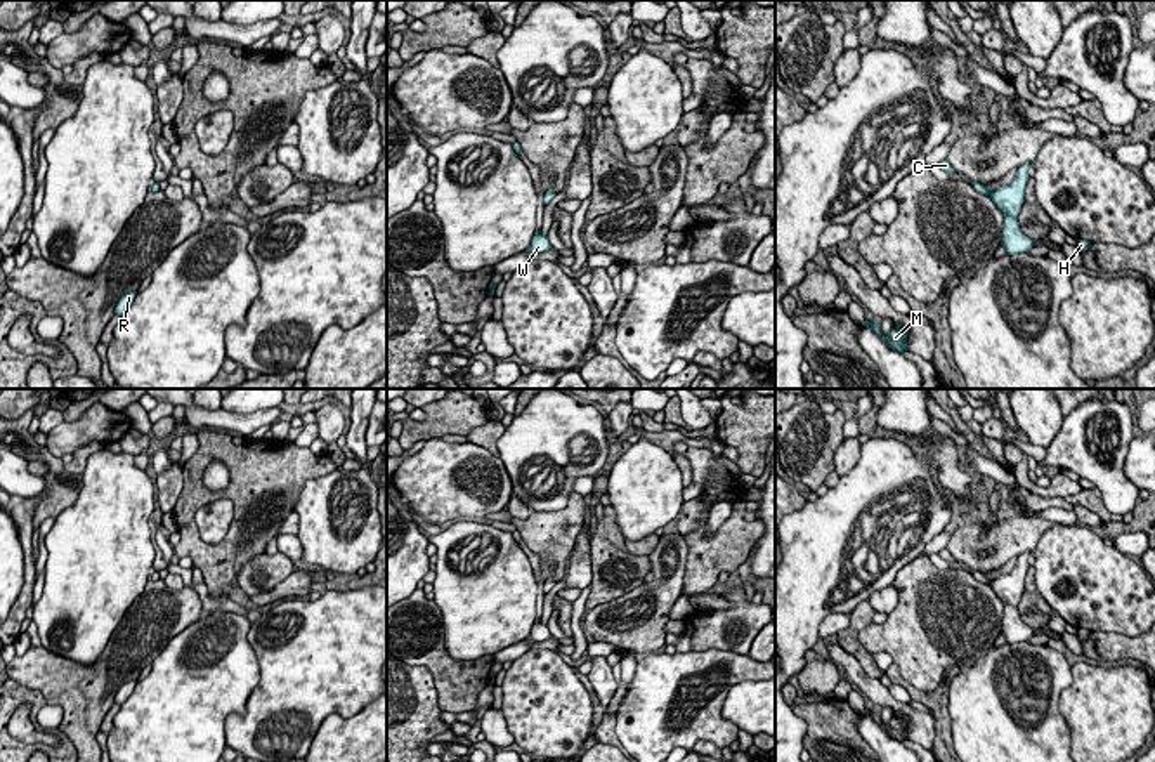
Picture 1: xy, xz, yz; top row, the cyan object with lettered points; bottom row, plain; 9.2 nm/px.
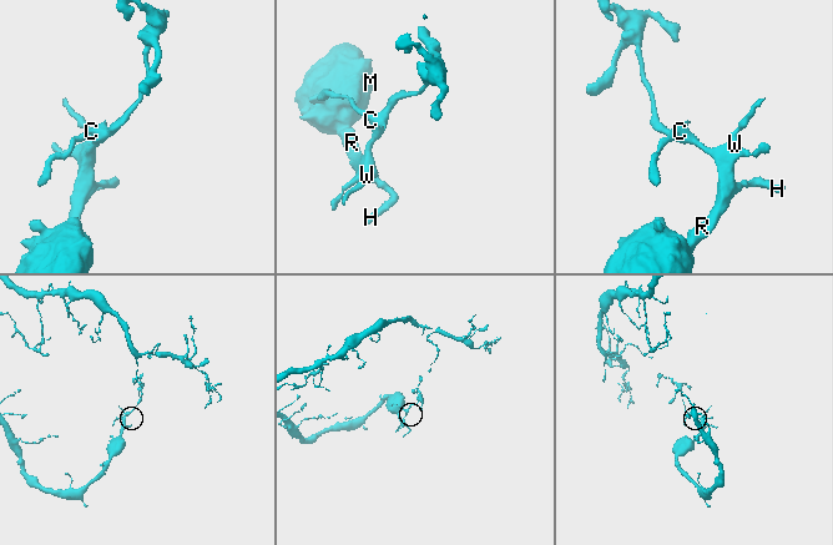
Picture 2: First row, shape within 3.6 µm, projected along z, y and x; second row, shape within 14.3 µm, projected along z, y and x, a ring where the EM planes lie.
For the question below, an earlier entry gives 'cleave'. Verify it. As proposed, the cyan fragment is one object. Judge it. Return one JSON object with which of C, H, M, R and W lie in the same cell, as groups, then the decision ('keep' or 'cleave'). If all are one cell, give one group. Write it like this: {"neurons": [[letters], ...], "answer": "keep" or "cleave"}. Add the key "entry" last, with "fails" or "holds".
{"neurons": [["C", "H", "M", "R", "W"]], "answer": "keep", "entry": "fails"}

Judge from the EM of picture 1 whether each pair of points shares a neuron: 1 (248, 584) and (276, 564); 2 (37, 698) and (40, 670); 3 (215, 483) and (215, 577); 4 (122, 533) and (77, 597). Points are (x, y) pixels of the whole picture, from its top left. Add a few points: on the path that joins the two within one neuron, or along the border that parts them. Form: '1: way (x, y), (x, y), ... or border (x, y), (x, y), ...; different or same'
1: way (255, 577), (269, 570); same
2: border (18, 681), (35, 688), (47, 703); different
3: border (212, 459), (229, 472), (221, 492); different
4: way (106, 549), (99, 556), (91, 582); same

